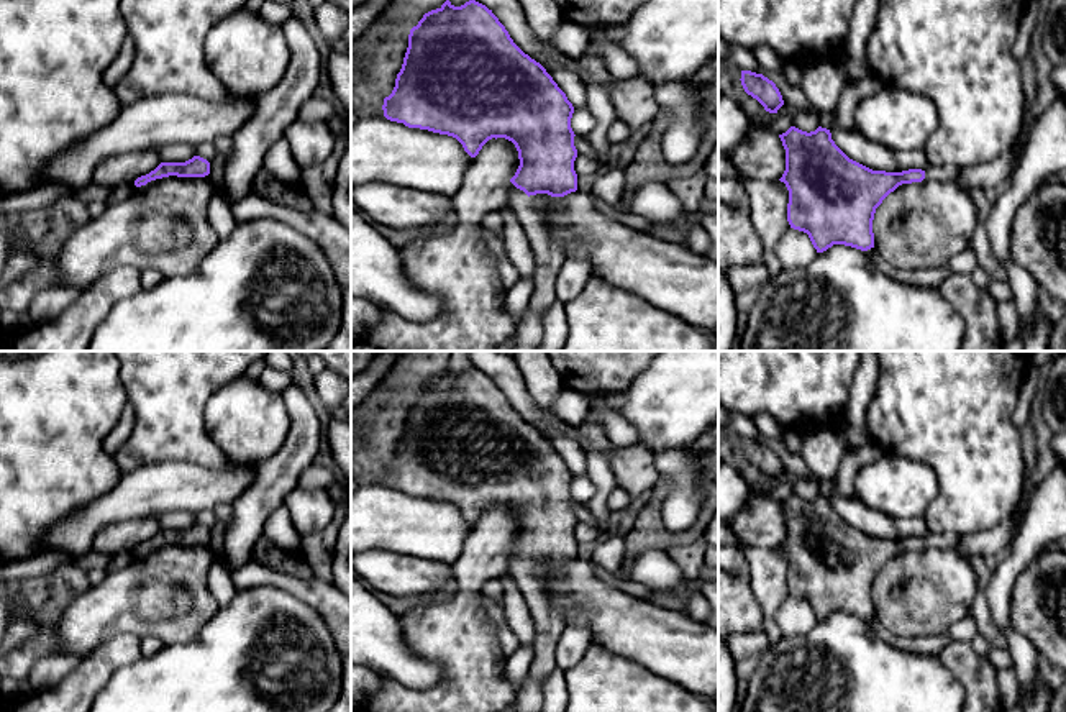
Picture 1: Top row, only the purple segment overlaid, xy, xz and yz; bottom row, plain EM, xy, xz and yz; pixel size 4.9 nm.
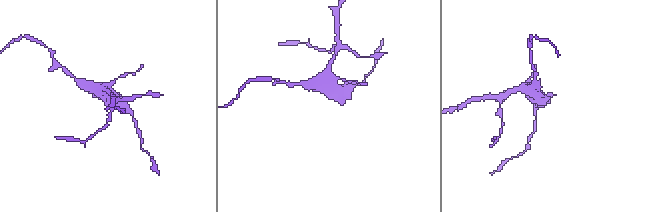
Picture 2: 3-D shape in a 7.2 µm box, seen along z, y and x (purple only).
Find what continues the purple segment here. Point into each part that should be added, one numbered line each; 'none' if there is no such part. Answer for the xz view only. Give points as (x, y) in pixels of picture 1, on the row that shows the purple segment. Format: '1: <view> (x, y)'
1: xz (548, 253)

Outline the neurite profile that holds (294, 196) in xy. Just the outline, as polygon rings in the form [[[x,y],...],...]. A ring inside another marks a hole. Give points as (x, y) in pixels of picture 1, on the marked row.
[[[264,169],[256,174],[253,192],[295,208],[312,208],[312,202],[303,185],[285,184]]]

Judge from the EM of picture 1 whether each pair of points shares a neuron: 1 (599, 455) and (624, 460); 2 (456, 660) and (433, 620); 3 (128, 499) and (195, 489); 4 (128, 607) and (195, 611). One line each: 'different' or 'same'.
1: different
2: same
3: same
4: same

